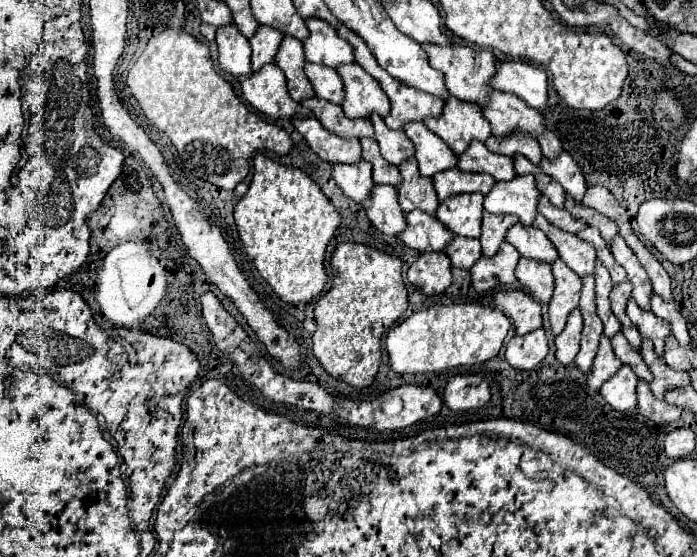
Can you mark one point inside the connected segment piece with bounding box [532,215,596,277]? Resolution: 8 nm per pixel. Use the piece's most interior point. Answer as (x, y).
(579, 255)

